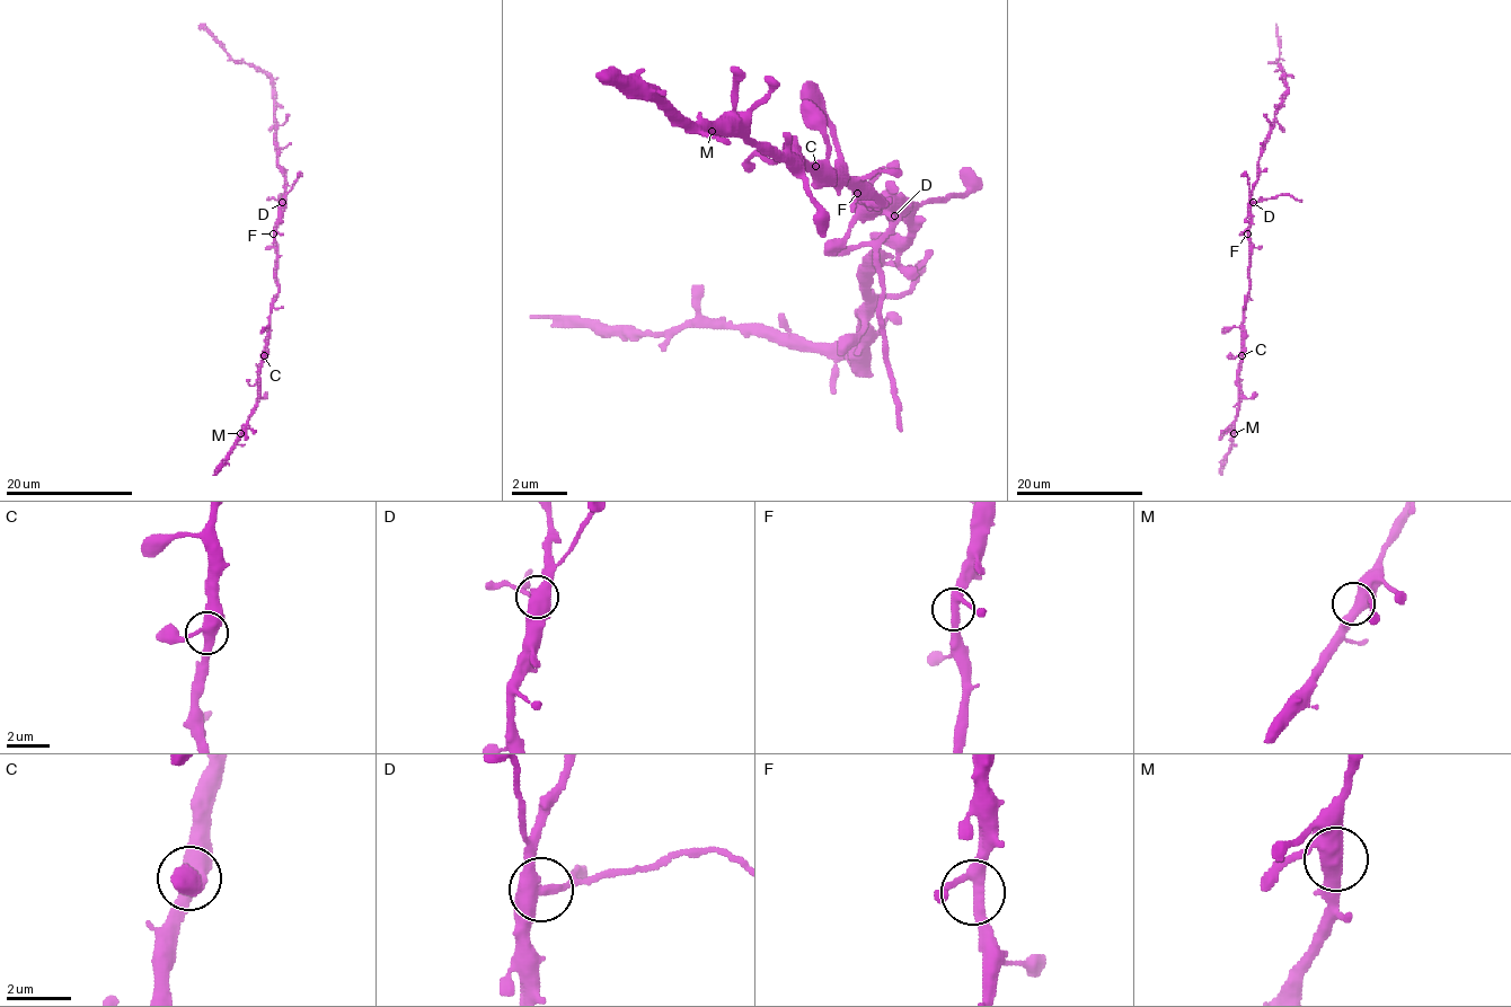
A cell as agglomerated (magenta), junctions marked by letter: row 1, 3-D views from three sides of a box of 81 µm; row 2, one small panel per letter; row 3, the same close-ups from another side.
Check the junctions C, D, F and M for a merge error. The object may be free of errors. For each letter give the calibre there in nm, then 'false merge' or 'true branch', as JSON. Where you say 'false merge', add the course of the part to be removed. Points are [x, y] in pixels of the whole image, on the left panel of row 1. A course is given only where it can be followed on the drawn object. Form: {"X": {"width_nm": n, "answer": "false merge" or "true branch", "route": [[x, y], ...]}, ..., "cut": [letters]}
{"C": {"width_nm": 400, "answer": "true branch"}, "D": {"width_nm": 440, "answer": "false merge"}, "F": {"width_nm": 320, "answer": "true branch"}, "M": {"width_nm": 440, "answer": "true branch"}, "cut": ["D"]}

